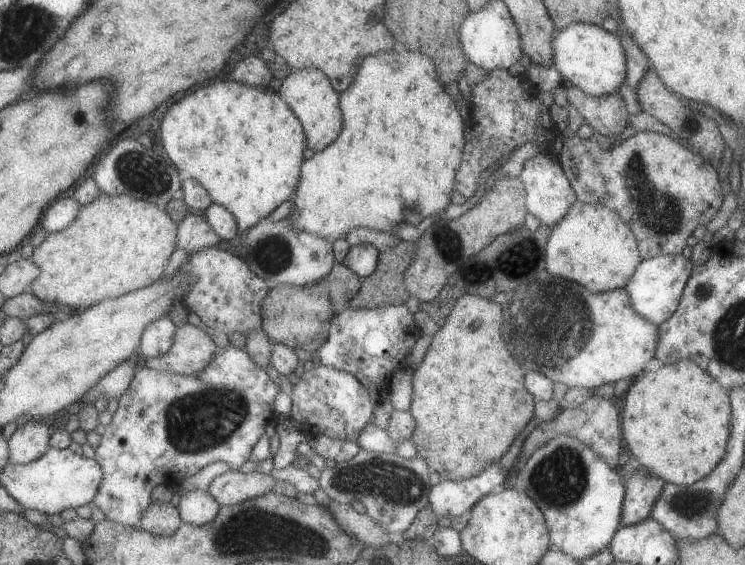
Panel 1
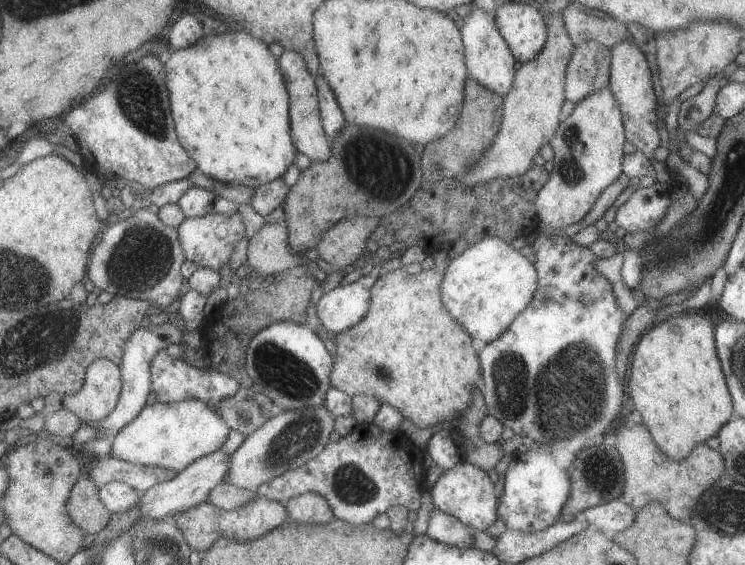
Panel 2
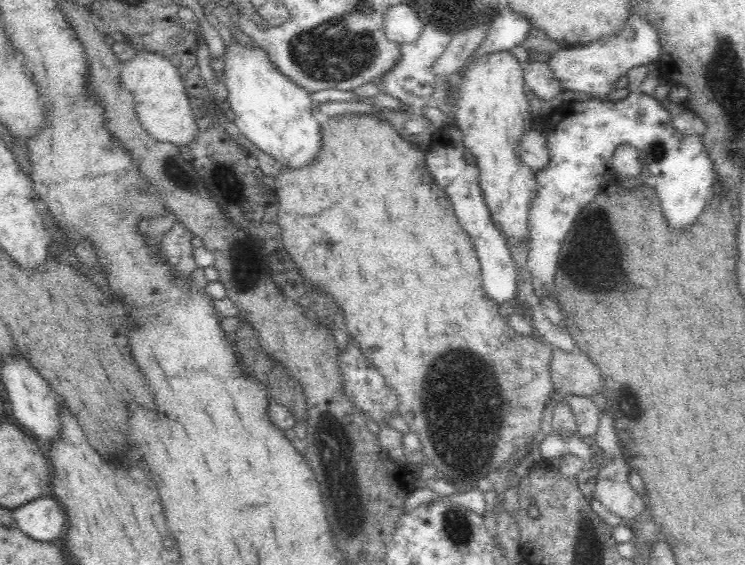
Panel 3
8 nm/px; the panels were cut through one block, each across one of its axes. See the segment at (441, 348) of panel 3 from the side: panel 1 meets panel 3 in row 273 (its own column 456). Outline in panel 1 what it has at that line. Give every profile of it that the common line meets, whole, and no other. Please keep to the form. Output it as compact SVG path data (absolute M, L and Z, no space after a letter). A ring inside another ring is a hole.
M464 294L452 308L446 324L433 335L422 363L413 372L414 394L409 408L416 421L411 440L417 448L417 455L426 461L430 472L438 472L442 481L478 476L492 462L498 462L534 417L536 401L524 388L522 366L500 348L500 304Z

